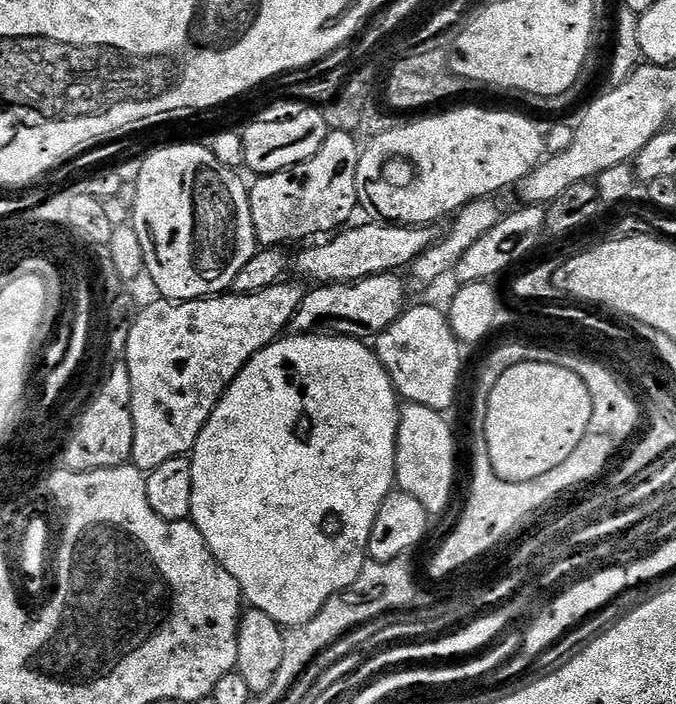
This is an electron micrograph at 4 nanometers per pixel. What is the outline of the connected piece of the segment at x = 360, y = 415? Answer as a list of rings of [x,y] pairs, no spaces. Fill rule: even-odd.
[[[288,334],[267,344],[251,362],[236,375],[234,382],[216,403],[198,442],[192,448],[192,514],[191,523],[206,538],[212,559],[217,560],[238,582],[243,599],[251,607],[270,614],[281,626],[304,624],[334,594],[344,592],[360,576],[369,559],[370,530],[374,518],[382,510],[382,502],[394,491],[396,484],[396,439],[400,425],[401,401],[390,382],[382,362],[363,339],[331,334]]]

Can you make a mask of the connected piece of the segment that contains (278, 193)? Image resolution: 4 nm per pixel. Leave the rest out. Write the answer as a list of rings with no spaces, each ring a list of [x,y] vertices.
[[[332,130],[318,154],[306,158],[306,162],[253,179],[248,201],[257,245],[272,250],[291,240],[308,242],[311,236],[323,237],[343,229],[349,223],[347,220],[358,212],[360,199],[356,183],[361,151],[357,137],[351,132]]]

